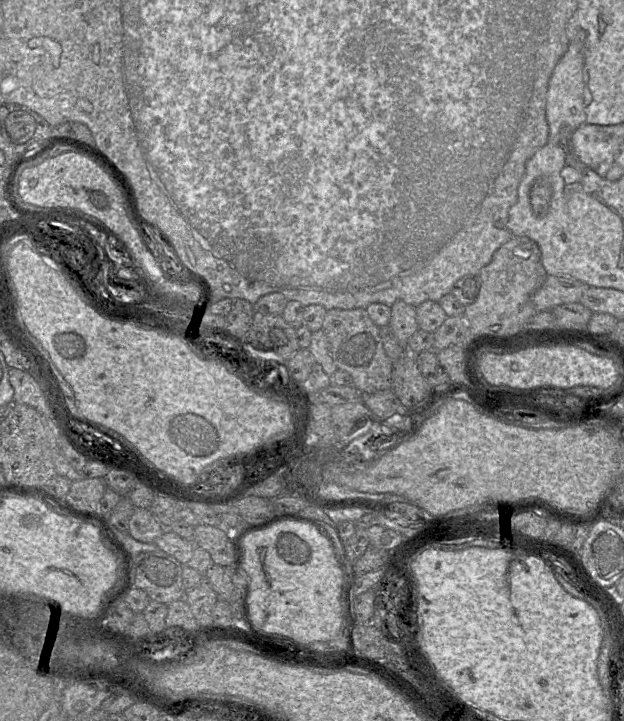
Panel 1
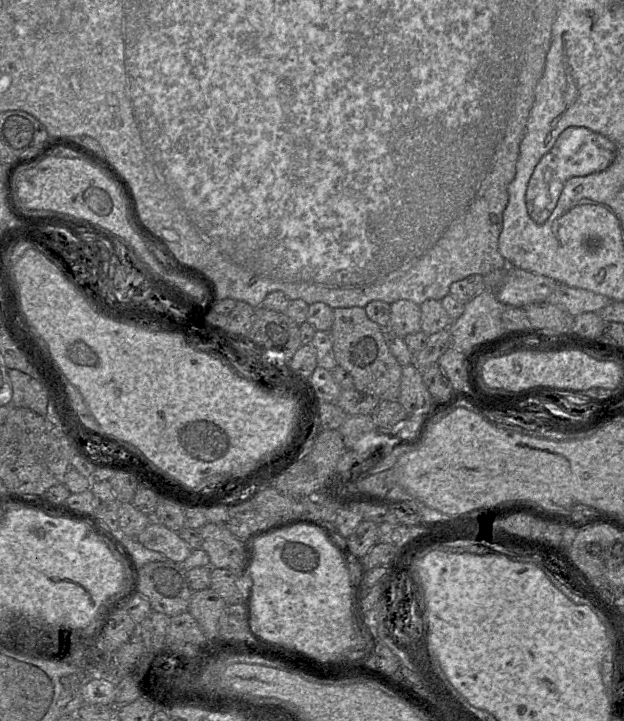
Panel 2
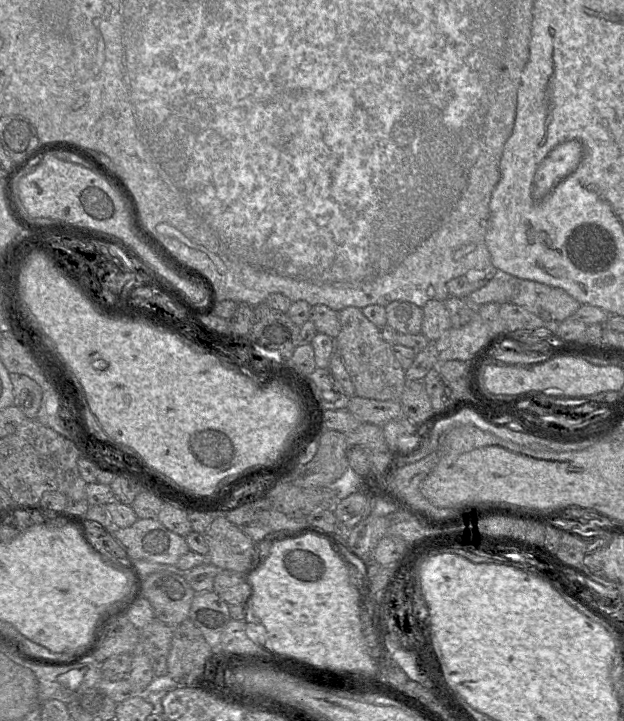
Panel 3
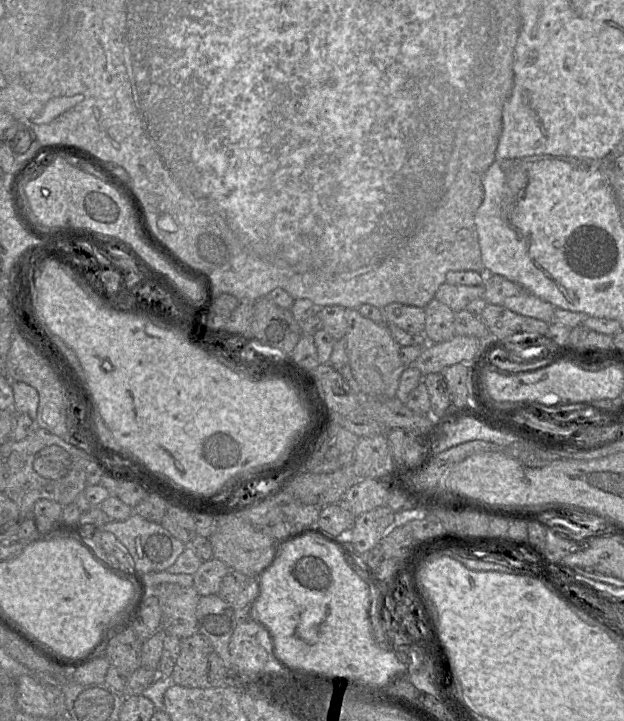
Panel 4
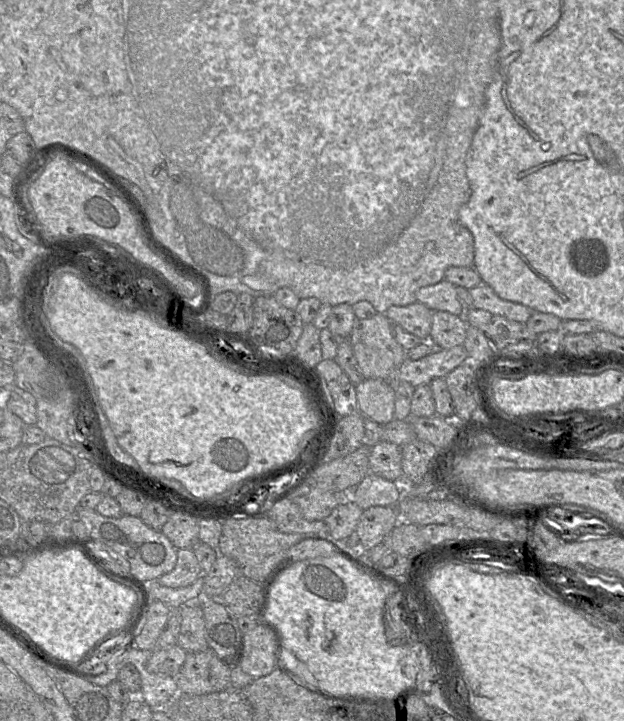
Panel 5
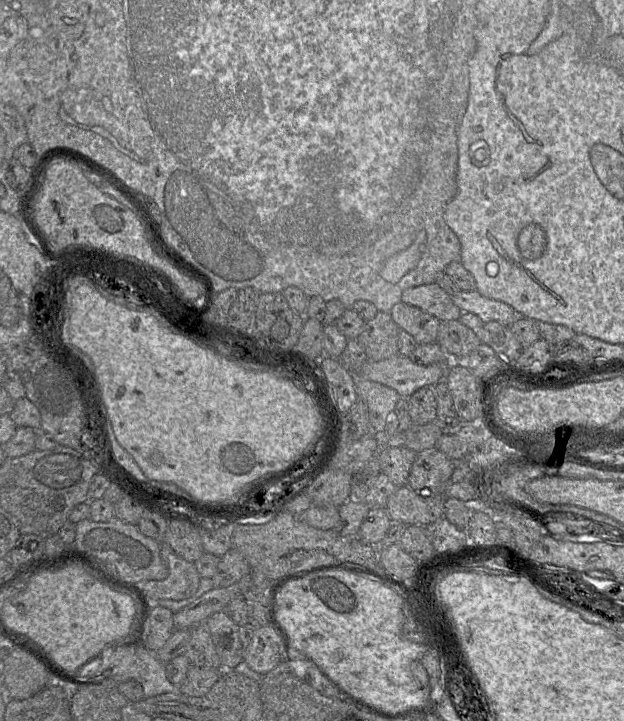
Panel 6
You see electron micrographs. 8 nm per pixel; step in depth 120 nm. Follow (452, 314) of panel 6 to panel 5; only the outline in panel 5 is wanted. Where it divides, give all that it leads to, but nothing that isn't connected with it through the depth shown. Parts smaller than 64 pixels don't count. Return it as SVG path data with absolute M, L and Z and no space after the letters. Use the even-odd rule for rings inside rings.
M447 280L418 289L417 302L426 305L432 311L443 311L464 317L466 310L456 295L456 286Z

